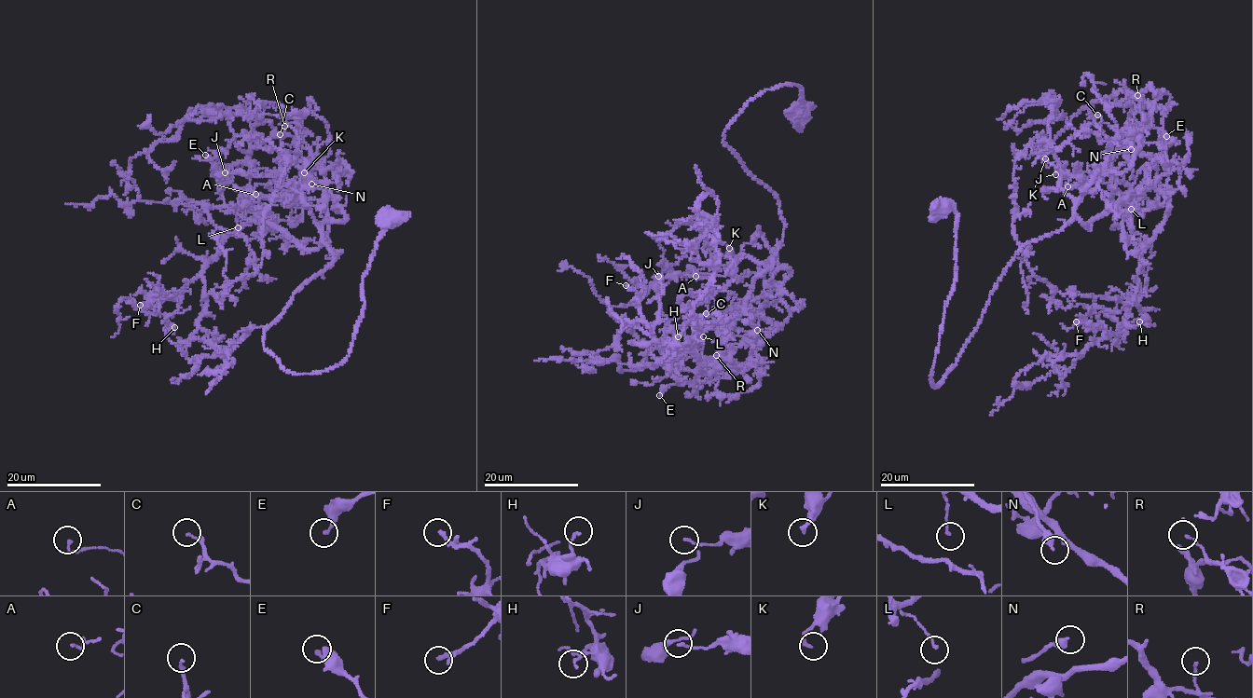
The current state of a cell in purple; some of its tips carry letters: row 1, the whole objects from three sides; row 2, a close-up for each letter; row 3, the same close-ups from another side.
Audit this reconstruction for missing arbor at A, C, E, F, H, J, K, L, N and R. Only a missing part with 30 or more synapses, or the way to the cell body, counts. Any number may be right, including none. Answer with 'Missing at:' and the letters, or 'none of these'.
Missing at: F

